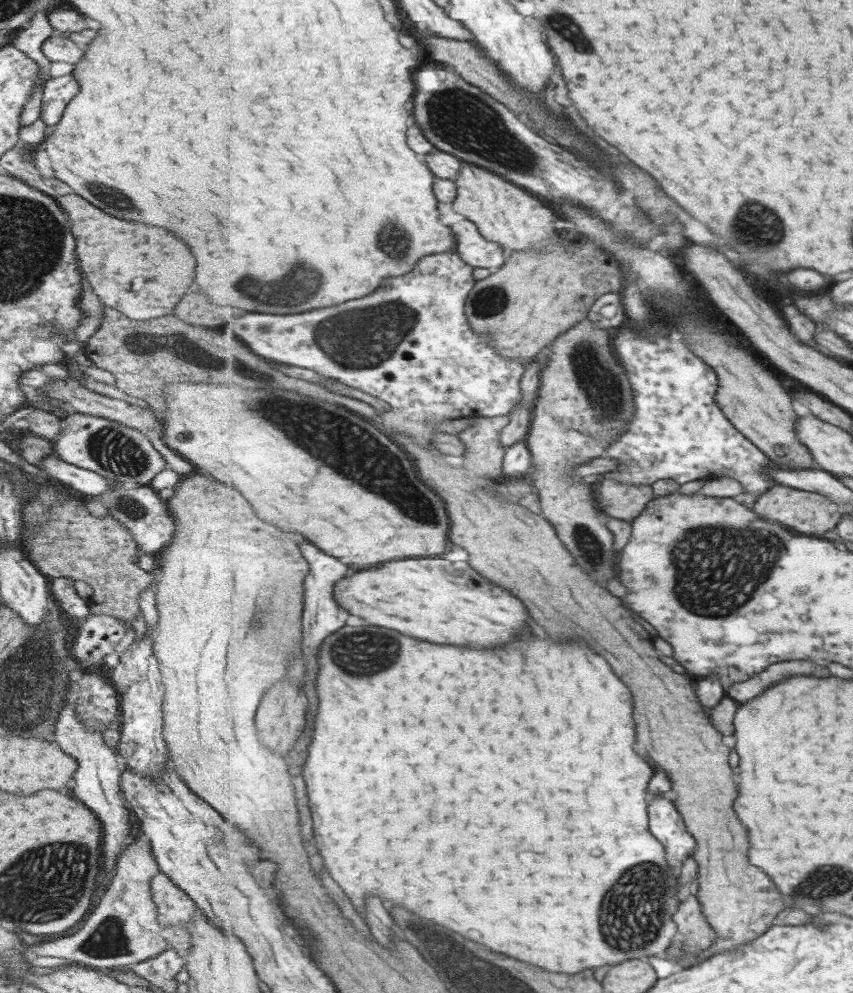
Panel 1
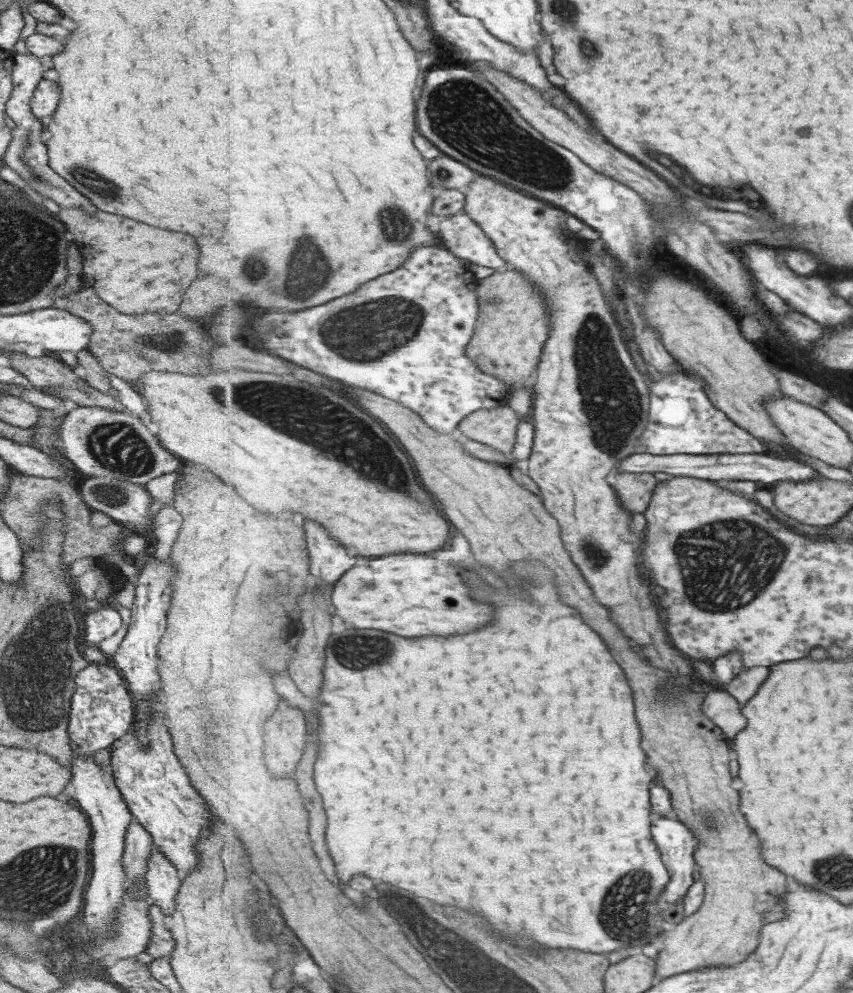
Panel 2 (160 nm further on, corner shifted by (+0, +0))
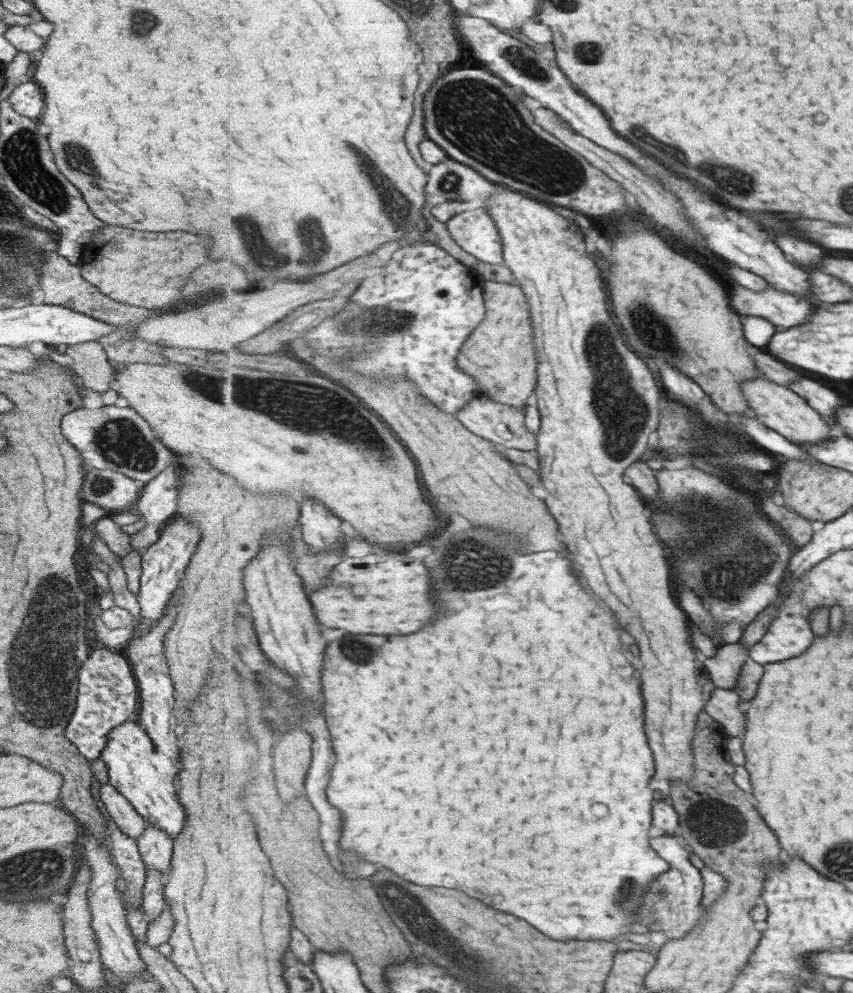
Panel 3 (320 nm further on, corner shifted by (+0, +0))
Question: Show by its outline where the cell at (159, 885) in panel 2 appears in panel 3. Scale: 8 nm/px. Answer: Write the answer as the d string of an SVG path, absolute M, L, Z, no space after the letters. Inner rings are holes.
M146 822L143 832L135 841L145 868L159 871L164 878L168 871L172 838L160 828Z

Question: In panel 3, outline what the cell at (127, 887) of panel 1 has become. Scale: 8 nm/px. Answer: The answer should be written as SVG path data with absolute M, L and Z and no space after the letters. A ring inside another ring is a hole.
M109 783L100 784L99 800L103 803L107 814L123 834L136 838L143 832L145 820L133 810L127 799Z

